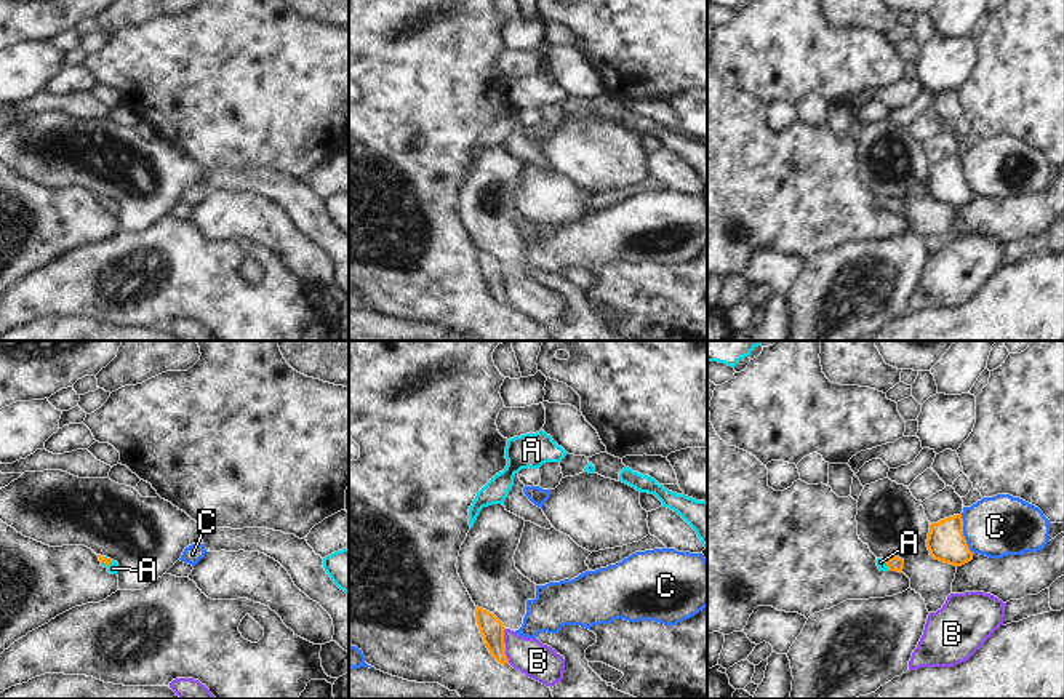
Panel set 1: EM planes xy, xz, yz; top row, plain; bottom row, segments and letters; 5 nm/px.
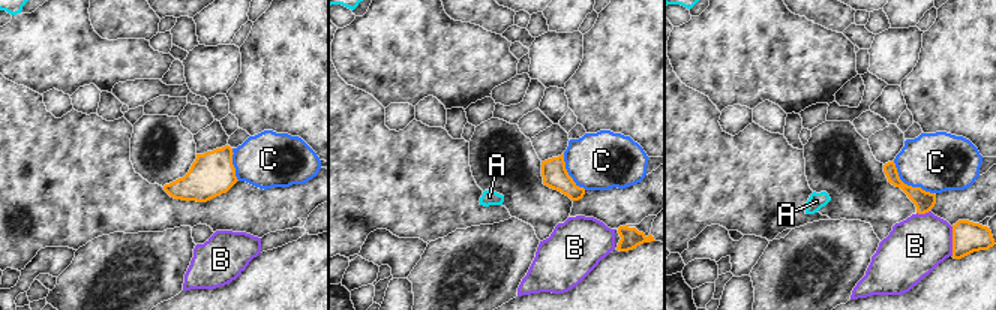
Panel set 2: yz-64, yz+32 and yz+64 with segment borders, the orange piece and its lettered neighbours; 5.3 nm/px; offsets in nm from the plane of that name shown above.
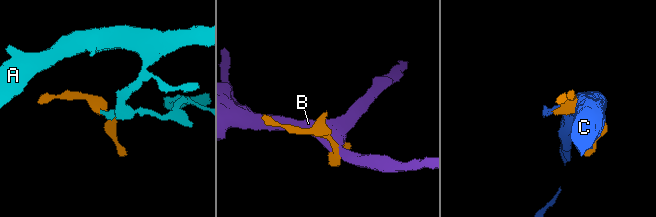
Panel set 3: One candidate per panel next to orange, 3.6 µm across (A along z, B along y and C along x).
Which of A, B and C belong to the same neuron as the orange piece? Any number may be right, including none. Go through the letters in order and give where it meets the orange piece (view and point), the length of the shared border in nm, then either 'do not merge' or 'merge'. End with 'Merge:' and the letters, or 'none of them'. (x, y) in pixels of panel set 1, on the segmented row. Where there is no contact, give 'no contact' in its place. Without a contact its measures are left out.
A: xy (106, 565) | 60 nm | merge
B: xz (504, 647) | 180 nm | do not merge
C: yz (962, 535) | 220 nm | do not merge
Merge: A

